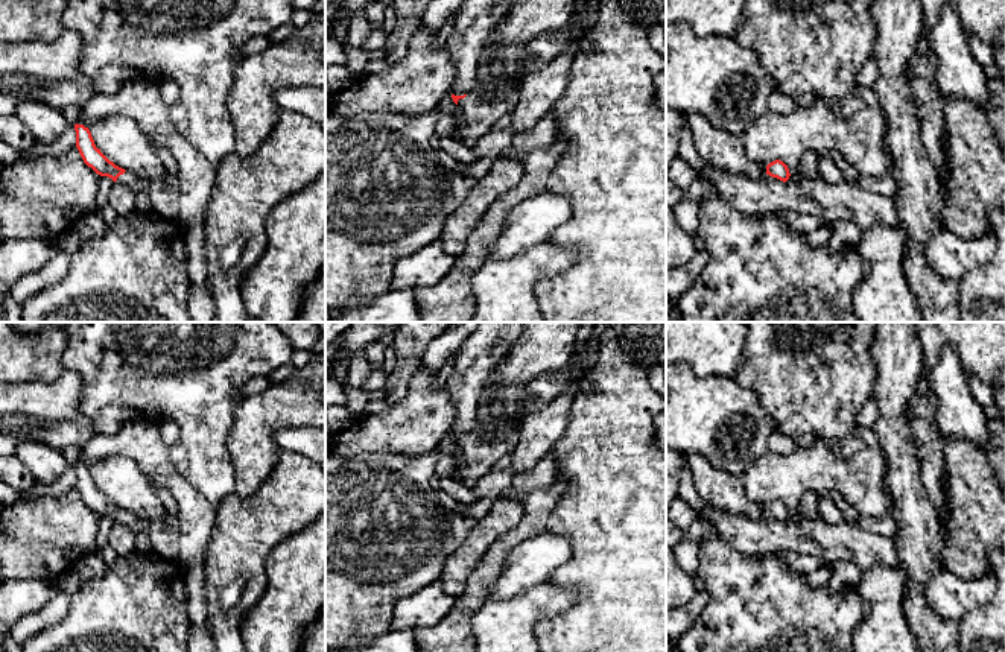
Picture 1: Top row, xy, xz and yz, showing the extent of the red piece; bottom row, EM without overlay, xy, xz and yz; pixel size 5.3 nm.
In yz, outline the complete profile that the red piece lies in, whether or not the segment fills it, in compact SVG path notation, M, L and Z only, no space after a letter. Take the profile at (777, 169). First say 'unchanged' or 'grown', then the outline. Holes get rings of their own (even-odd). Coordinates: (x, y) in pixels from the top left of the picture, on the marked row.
unchanged; M775 160L766 166L766 175L777 178L783 182L786 182L791 176L788 166L780 160Z

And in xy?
grown; M76 123L75 131L76 147L88 167L91 167L97 175L108 176L114 182L120 181L135 191L146 190L151 198L152 210L169 220L178 222L179 187L176 175L167 173L154 181L141 181L135 176L135 173L109 161L100 149L96 147L88 128Z

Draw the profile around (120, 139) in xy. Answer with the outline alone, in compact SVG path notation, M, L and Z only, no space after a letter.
M113 114L93 123L90 129L96 147L138 179L154 181L167 175L152 141L134 119Z

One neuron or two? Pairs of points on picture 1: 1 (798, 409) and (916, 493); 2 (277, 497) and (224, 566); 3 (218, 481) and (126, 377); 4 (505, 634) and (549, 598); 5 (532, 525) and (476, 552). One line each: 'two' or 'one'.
1: two
2: one
3: one
4: one
5: two

